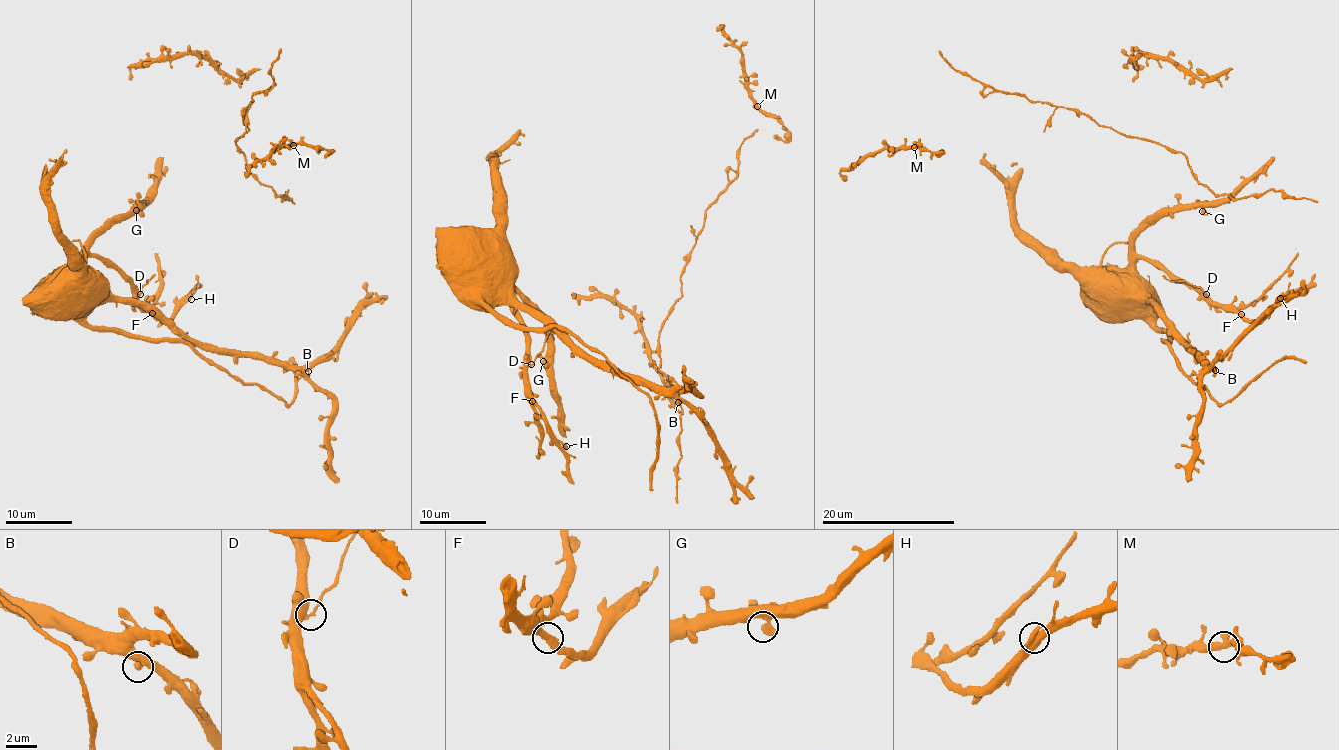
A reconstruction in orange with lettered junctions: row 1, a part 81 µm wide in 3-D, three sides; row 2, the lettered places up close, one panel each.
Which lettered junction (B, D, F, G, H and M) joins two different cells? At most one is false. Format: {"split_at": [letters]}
{"split_at": ["D"]}

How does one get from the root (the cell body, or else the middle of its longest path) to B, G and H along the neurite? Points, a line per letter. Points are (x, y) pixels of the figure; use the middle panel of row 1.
B: (475, 238), (497, 258), (509, 290), (522, 303), (548, 315), (587, 354), (662, 385), (678, 402)
G: (475, 238), (466, 240), (477, 254), (477, 267), (490, 279), (508, 285), (544, 322), (547, 362), (543, 361)
H: (475, 238), (481, 238), (506, 265), (493, 282), (526, 337), (529, 393), (547, 430), (566, 446)

